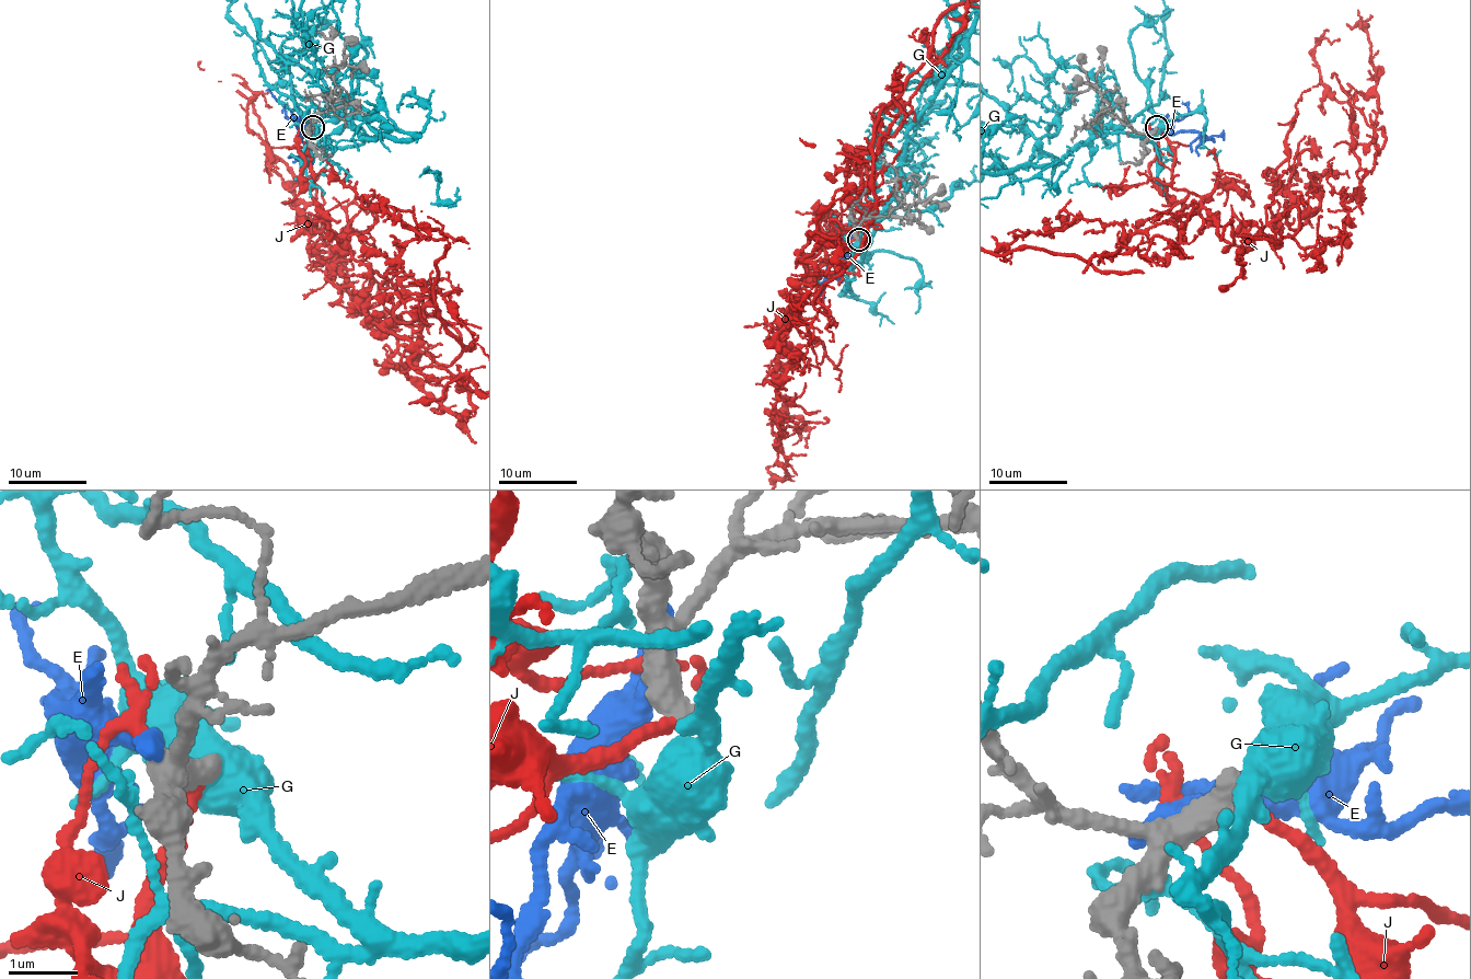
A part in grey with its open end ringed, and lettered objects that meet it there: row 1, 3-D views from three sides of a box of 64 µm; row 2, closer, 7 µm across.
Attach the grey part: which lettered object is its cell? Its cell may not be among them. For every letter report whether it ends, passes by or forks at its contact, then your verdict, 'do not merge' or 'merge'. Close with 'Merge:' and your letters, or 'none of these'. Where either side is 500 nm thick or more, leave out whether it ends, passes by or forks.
E: it ends | do not merge
G: do not merge
J: it ends | do not merge
Merge: none of these

